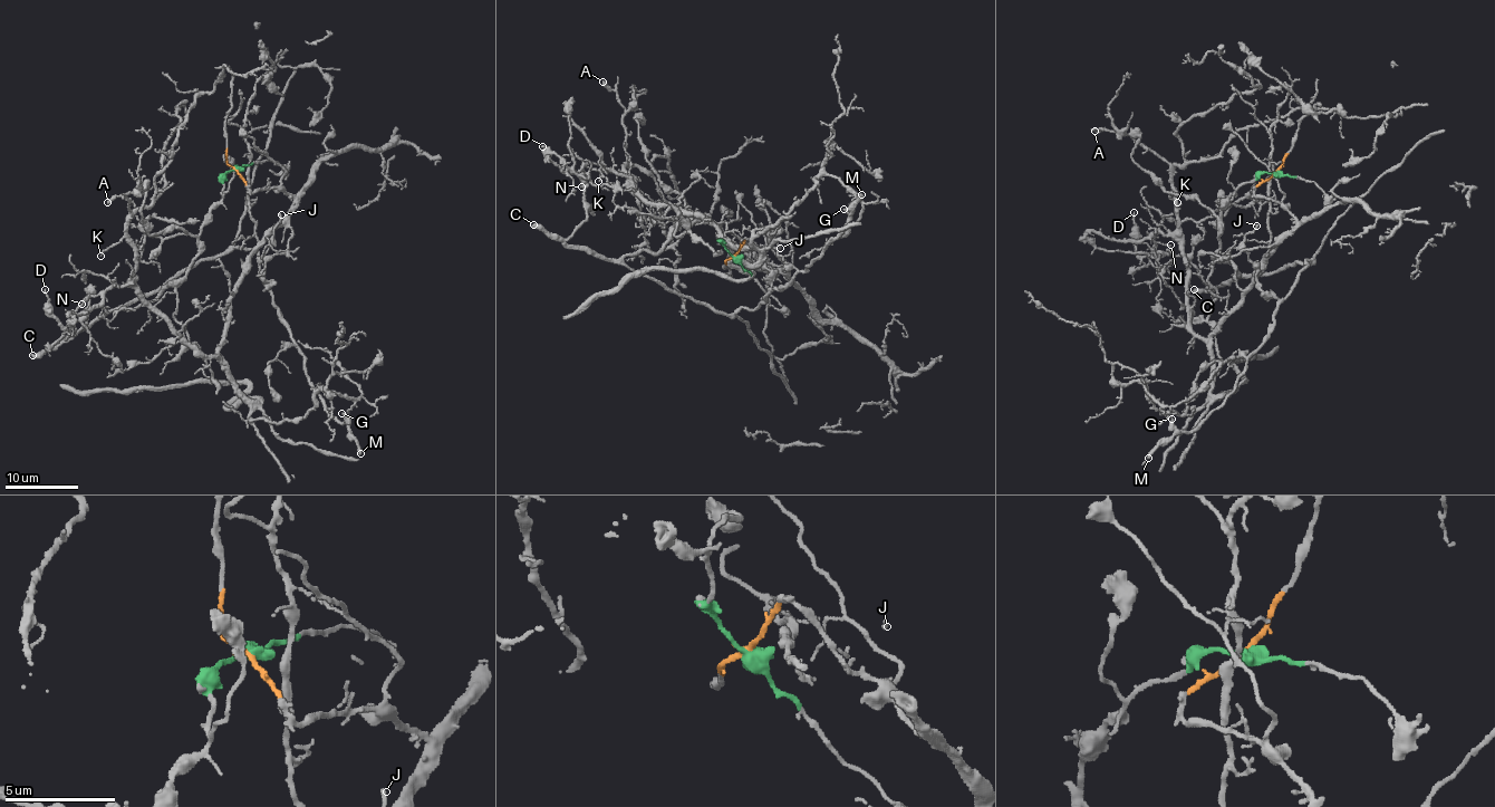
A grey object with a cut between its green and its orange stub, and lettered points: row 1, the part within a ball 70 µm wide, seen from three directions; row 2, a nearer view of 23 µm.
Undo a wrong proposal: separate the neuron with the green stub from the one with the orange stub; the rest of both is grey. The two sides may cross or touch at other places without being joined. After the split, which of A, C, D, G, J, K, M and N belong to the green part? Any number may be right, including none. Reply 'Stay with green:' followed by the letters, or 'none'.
Stay with green: C, D, G, J, M

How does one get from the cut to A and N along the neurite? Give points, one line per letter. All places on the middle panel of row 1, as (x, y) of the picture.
A: (734, 256), (749, 240), (793, 284), (731, 259), (697, 215), (647, 201), (625, 169), (624, 109), (603, 82)
N: (734, 256), (749, 240), (793, 284), (731, 259), (697, 215), (647, 201), (595, 164), (579, 172), (581, 188)

